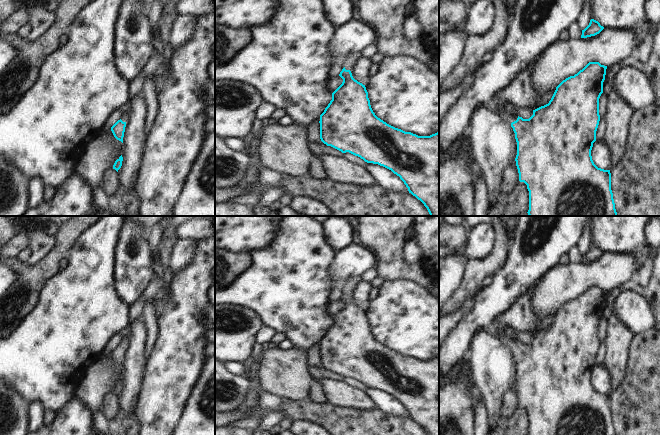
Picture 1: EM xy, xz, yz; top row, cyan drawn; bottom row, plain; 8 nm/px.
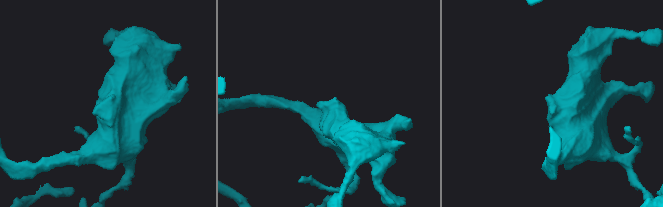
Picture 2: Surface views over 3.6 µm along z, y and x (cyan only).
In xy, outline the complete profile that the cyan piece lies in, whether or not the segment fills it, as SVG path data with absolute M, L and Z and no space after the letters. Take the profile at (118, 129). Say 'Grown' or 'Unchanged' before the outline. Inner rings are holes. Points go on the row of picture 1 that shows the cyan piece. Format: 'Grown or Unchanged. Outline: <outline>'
Grown. Outline: M123 114L121 119L118 120L112 127L111 127L111 131L114 135L114 137L121 141L123 143L123 137L124 137L124 132L125 132L125 127L126 127L126 119L127 119L127 115Z

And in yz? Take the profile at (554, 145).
Grown. Outline: M589 62L582 70L574 76L570 76L563 80L557 87L548 104L533 110L533 115L529 119L522 117L514 117L506 112L505 109L500 110L498 113L502 118L511 124L515 133L517 142L517 155L515 158L516 166L519 173L519 181L527 185L529 191L529 216L618 216L613 193L611 190L611 173L610 170L598 168L591 156L593 143L596 141L596 131L600 121L599 115L599 98L603 93L603 82L605 80L607 66L601 65L599 62Z

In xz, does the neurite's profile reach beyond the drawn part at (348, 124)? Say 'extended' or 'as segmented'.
extended

